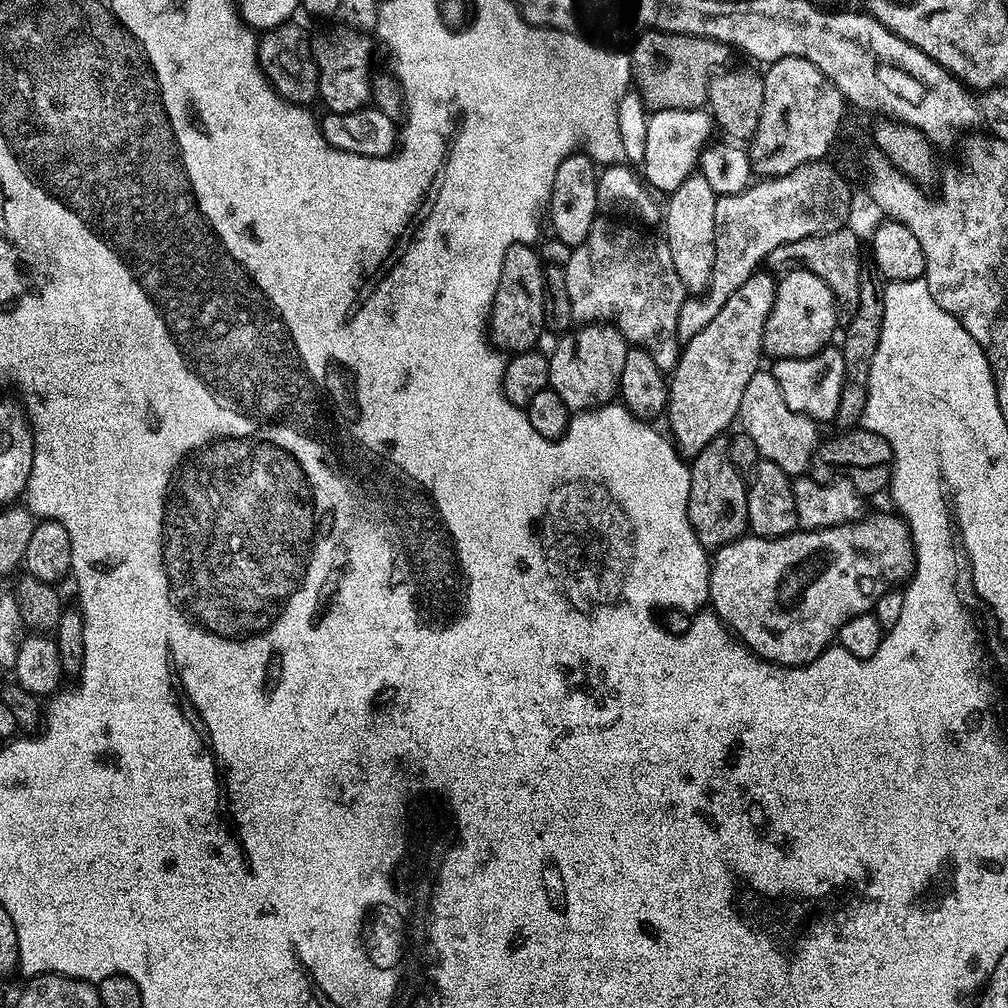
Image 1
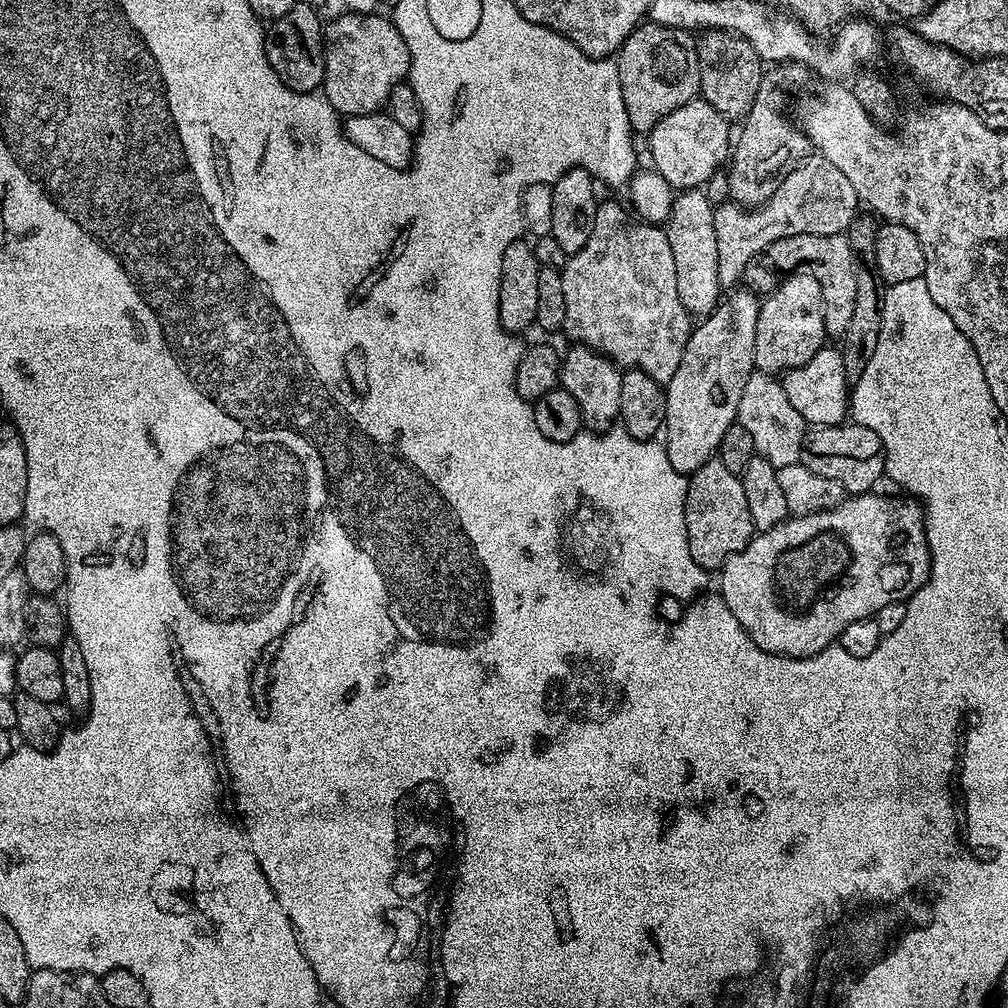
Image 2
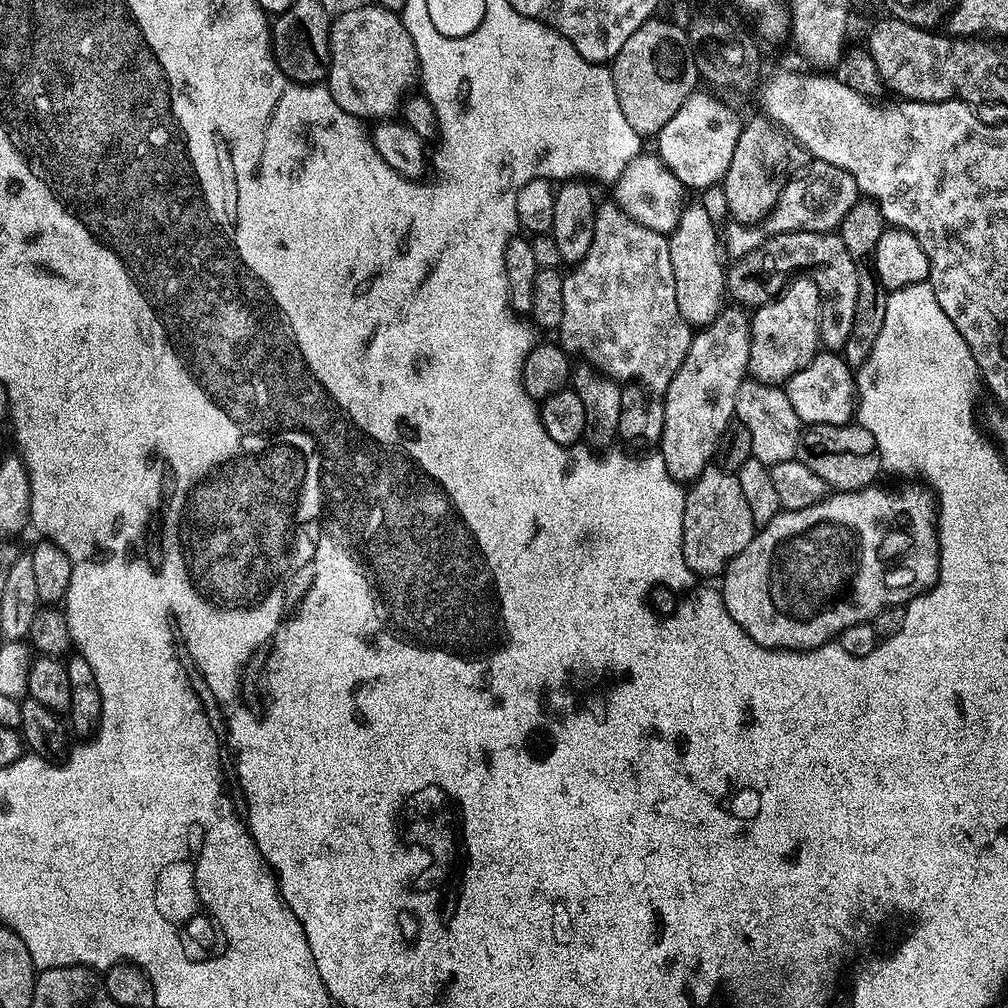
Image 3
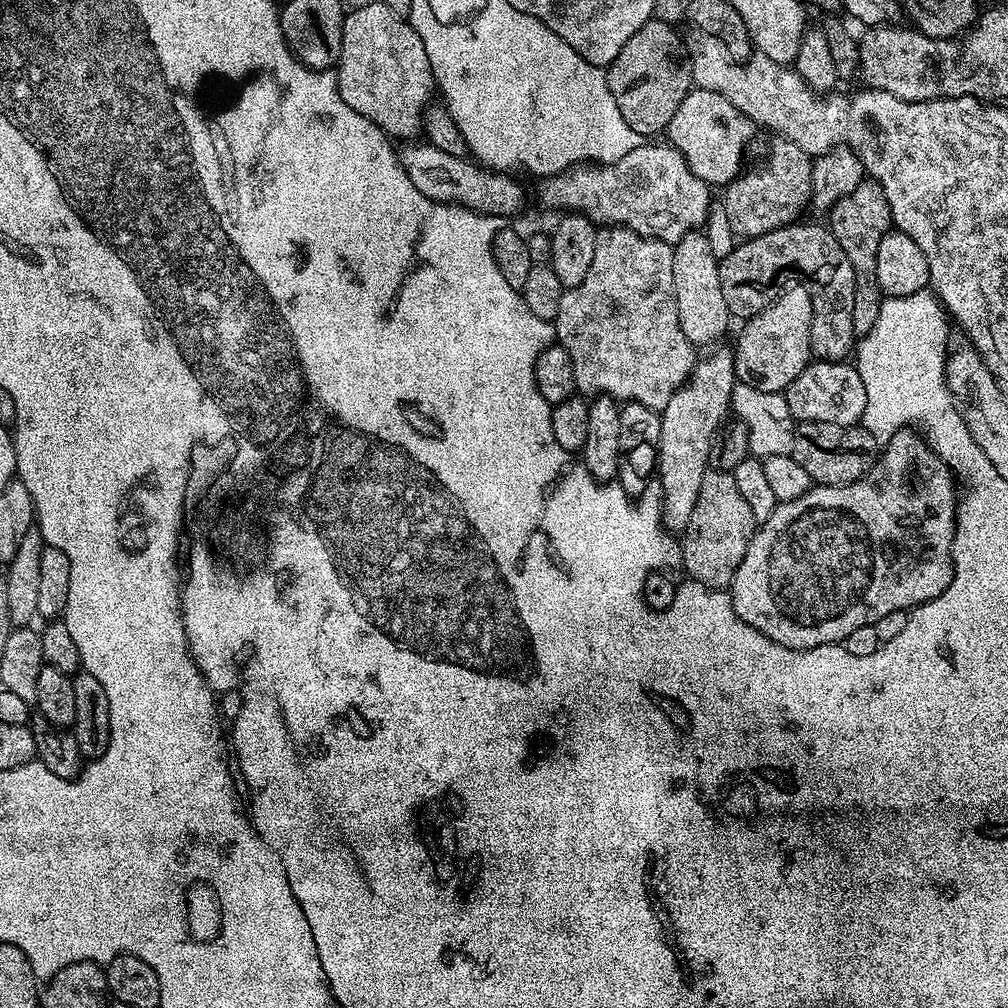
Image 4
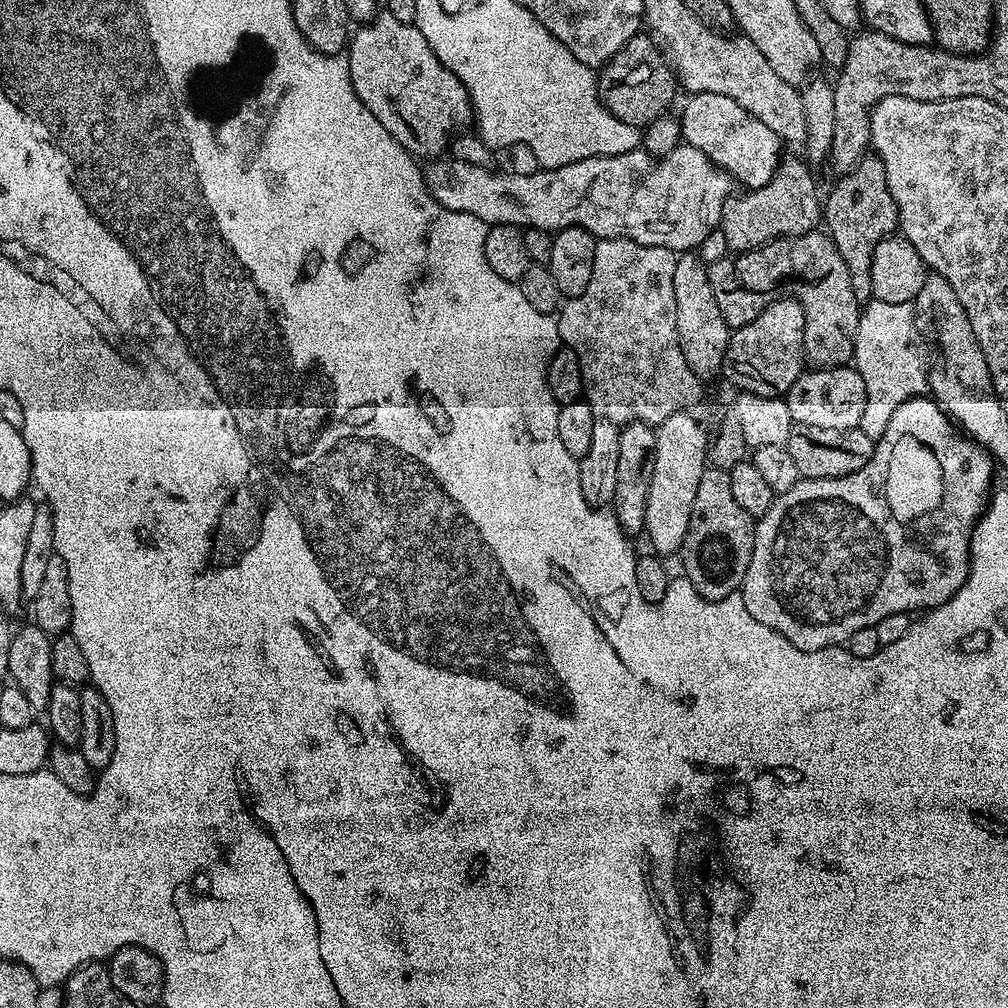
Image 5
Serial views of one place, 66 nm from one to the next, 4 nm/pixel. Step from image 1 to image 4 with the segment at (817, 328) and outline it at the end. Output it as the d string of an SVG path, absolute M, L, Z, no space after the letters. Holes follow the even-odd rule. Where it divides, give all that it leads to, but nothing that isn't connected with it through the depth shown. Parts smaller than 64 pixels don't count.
M796 282L788 288L776 301L765 303L753 316L743 321L744 329L734 343L734 370L739 383L754 386L754 390L770 390L783 393L784 389L802 374L802 370L813 359L812 343L810 342L810 326L812 325L812 299L804 285Z

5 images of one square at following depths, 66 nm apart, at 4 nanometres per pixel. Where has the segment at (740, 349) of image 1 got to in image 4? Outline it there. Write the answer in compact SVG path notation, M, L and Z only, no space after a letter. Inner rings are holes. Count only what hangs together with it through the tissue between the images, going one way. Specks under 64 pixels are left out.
M713 347L709 356L701 355L697 359L692 365L692 373L688 375L687 382L678 389L674 398L670 398L670 402L666 402L659 413L661 438L658 480L660 476L662 523L673 534L683 533L686 522L690 522L690 510L694 510L694 502L698 502L702 478L710 471L714 441L729 415L732 391L738 382L734 370L733 349L720 347Z

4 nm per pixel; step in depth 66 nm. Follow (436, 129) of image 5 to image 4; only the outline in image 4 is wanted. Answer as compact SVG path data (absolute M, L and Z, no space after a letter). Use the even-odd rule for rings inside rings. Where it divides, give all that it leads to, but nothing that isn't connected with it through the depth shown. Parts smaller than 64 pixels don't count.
M382 2L364 4L353 12L351 9L344 18L342 46L334 71L336 89L340 91L340 97L346 102L346 106L350 106L350 110L358 110L367 120L376 123L389 137L416 138L421 135L423 114L433 99L434 81L430 58L426 58L424 41L418 38L418 34L405 17L394 14L394 10L390 10L390 6Z

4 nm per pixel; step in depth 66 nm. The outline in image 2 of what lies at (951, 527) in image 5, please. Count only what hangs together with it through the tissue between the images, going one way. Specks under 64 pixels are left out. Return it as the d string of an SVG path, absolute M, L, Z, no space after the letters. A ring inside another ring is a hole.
M856 494L851 498L845 498L840 503L835 504L833 508L826 508L819 512L812 512L808 516L792 516L789 519L783 520L778 526L774 526L770 530L753 535L752 540L744 547L738 554L731 556L724 567L719 569L718 576L720 576L720 588L718 588L719 596L724 599L726 606L730 606L730 614L734 614L734 618L738 618L738 622L742 626L742 630L746 630L746 634L750 634L752 641L756 643L762 650L766 650L775 656L813 656L818 654L823 648L831 648L839 641L842 630L846 630L846 626L850 626L850 622L858 622L859 620L871 620L875 617L878 610L882 610L882 606L891 604L896 601L907 601L909 596L913 596L921 586L928 580L928 571L932 565L932 559L928 553L928 533L924 526L924 509L915 499L903 498L899 500L896 496L876 496L877 494Z

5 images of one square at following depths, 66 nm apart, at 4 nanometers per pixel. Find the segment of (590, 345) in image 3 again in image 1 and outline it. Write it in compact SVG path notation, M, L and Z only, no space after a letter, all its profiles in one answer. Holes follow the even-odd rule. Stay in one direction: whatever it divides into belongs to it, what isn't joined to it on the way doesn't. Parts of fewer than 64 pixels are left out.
M596 219L586 242L572 249L570 262L563 267L573 321L581 325L611 322L629 345L648 352L662 373L671 373L682 347L678 334L678 310L686 299L682 278L674 270L667 240L616 220Z

